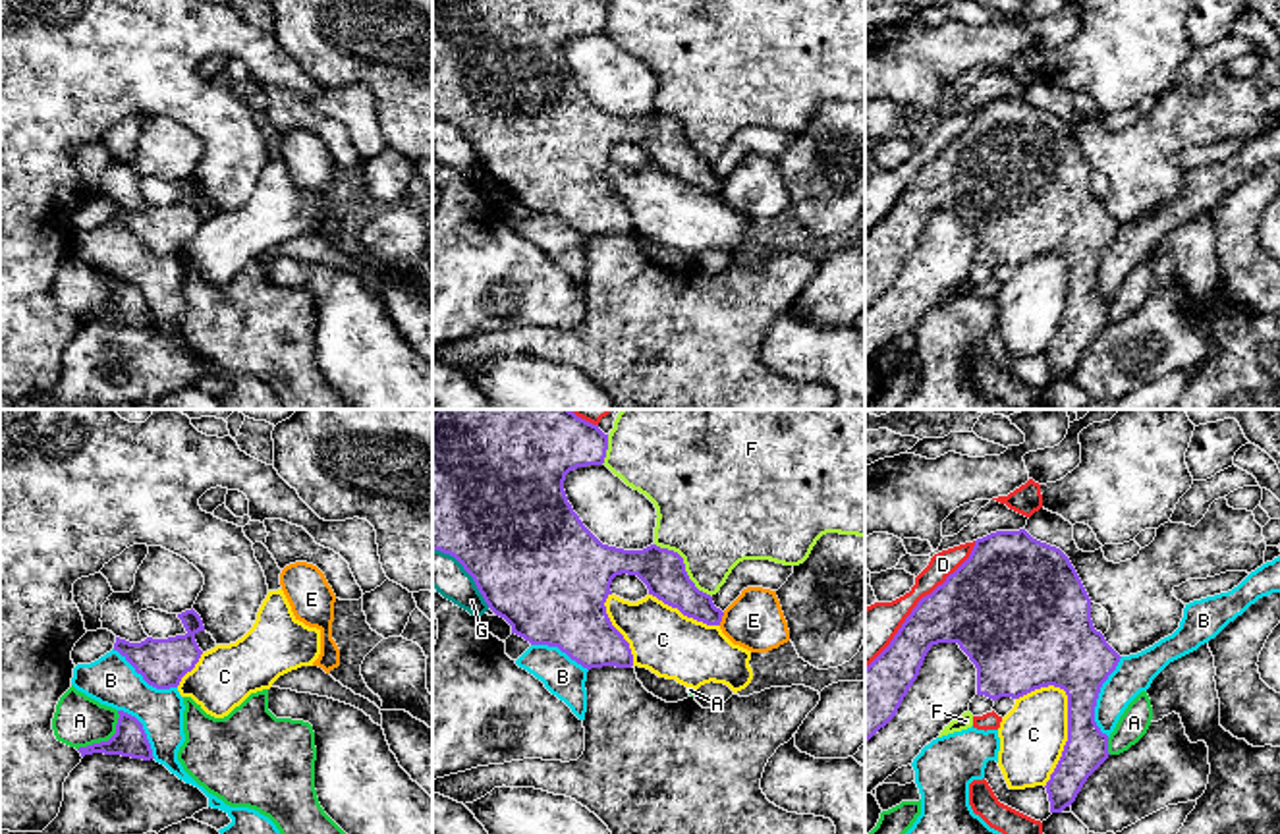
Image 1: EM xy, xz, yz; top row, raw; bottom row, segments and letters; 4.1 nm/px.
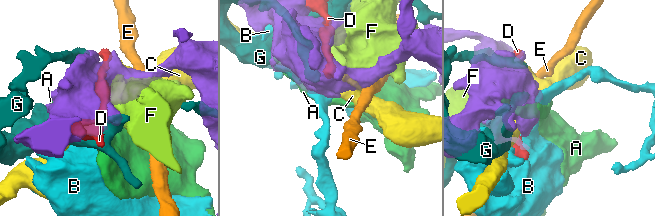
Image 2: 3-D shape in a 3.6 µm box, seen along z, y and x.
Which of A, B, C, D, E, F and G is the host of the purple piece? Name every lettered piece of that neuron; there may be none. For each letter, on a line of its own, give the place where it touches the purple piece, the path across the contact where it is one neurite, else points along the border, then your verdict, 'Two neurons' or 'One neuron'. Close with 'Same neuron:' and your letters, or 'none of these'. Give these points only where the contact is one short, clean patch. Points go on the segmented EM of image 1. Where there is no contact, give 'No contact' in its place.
A: Touches purple at xy (109, 740). Two neurons
B: Touches purple at yz (1097, 697). One neuron
C: Touches purple at yz (1068, 734). Two neurons
D: Touches purple at yz (918, 603). Two neurons
E: Touches purple at xz (721, 618). Boundary: xz (724, 612), (719, 624). Two neurons
F: Touches purple at xz (684, 566). Two neurons
G: Touches purple at xz (466, 570). Two neurons
Same neuron: B

